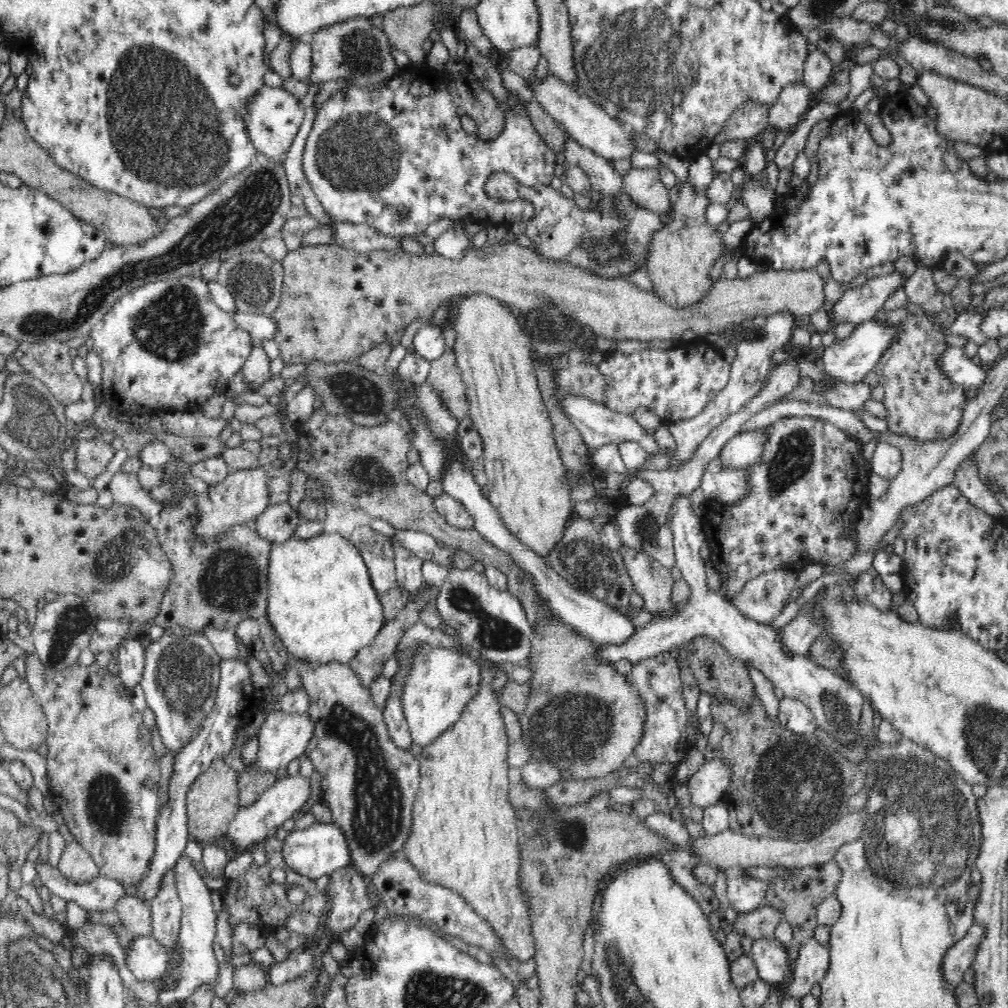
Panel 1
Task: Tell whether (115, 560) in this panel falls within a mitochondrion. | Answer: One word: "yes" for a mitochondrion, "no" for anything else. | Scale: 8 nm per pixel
yes

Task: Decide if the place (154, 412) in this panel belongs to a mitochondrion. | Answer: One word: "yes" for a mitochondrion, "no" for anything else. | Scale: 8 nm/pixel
no

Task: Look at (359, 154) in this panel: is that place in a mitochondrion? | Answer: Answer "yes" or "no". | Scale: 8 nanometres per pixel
yes

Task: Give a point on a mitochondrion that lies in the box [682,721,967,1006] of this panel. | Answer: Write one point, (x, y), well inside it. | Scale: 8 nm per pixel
(804, 810)

